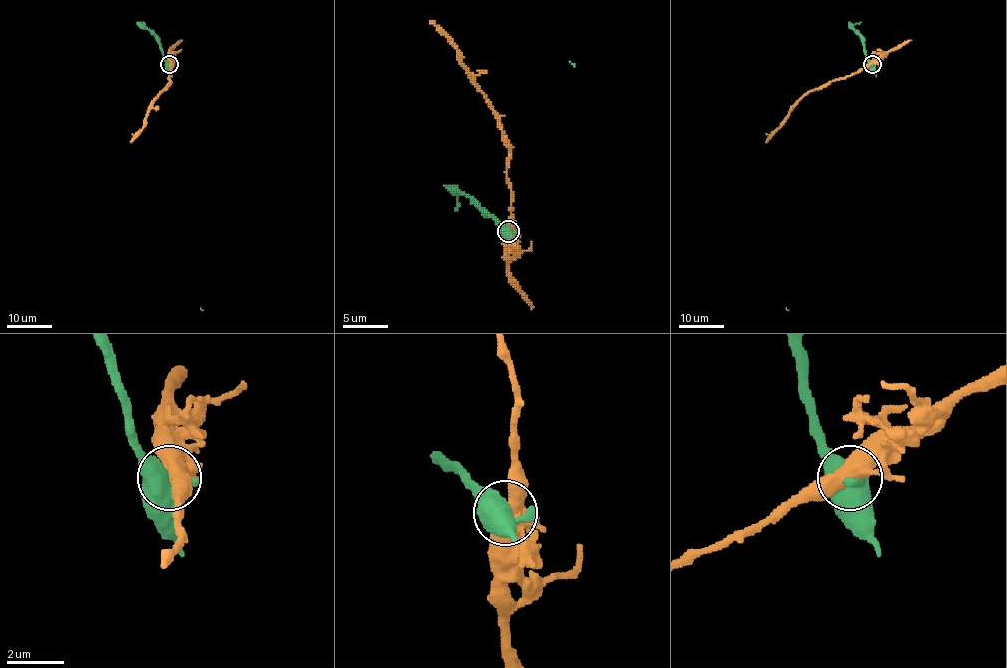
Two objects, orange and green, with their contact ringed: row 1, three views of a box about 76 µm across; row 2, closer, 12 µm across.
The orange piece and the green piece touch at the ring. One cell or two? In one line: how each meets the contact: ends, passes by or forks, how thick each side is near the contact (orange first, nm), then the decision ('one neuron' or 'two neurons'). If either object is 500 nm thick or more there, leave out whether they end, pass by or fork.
550 nm thick on the orange side, 550 nm on the other; two neurons

